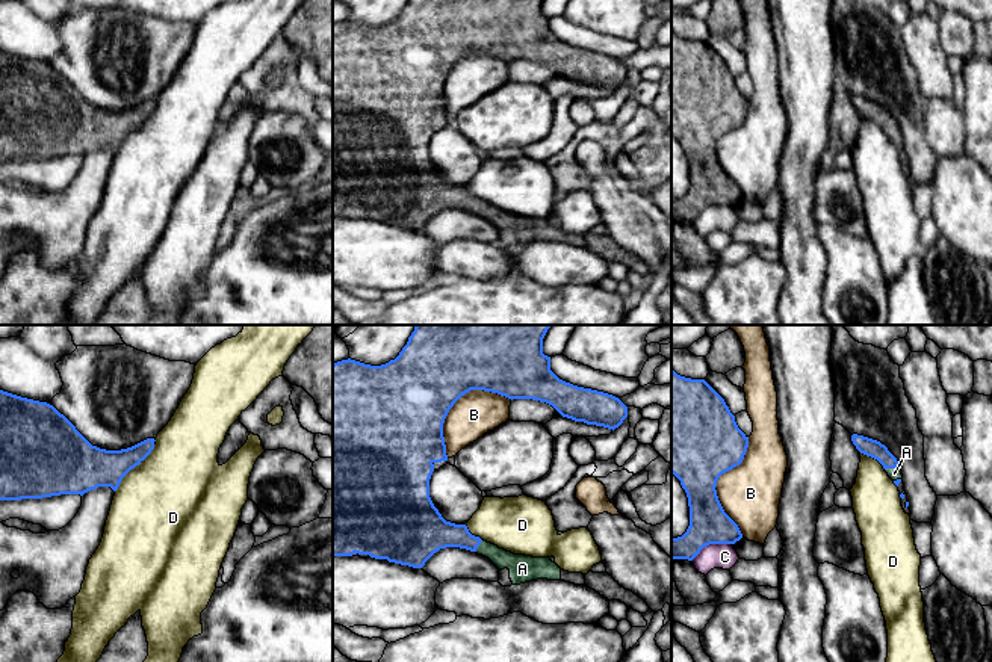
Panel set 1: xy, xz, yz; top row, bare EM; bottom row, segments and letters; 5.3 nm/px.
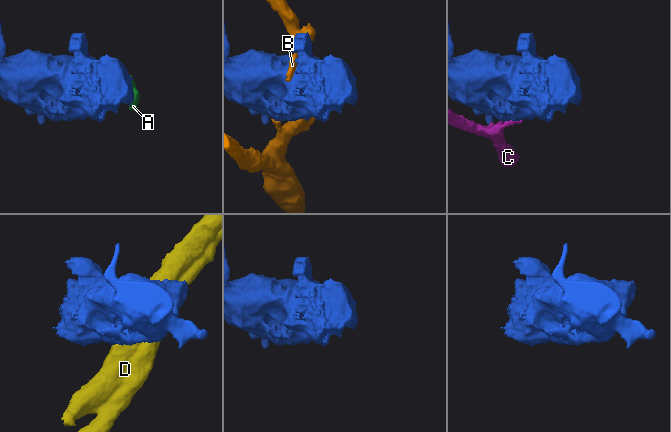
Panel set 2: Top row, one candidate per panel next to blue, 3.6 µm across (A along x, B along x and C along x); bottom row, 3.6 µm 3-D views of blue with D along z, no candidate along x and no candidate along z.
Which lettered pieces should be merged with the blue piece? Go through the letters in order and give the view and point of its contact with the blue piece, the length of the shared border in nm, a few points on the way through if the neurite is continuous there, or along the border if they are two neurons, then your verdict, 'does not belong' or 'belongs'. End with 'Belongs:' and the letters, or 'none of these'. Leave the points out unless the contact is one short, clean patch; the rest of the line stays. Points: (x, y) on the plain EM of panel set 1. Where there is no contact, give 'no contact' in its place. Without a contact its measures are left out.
A: contact yz (891, 129); length 80 nm; way yz (871, 109), (891, 129), (894, 135); belongs
B: contact xz (455, 62); length 460 nm; does not belong
C: contact yz (711, 204); length 240 nm; border yz (731, 204), (709, 204), (691, 221); does not belong
D: contact xy (133, 129); length 340 nm; border xy (154, 106), (123, 139), (115, 153); does not belong
Belongs: A

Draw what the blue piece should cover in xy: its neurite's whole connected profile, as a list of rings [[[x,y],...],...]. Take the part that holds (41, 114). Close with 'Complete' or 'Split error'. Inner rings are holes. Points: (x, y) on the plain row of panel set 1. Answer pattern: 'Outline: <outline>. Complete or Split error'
Outline: [[[0,51],[0,162],[83,157],[98,148],[110,148],[116,153],[122,139],[151,115],[154,103],[147,100],[121,112],[100,110],[92,107],[53,67]]]. Complete

